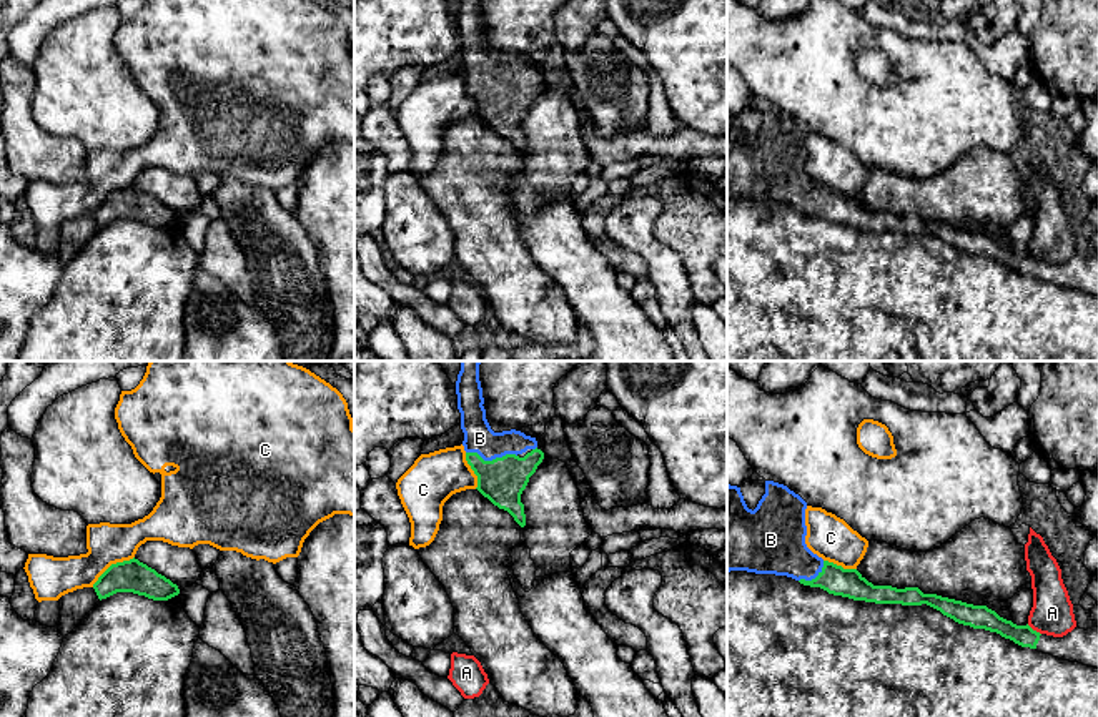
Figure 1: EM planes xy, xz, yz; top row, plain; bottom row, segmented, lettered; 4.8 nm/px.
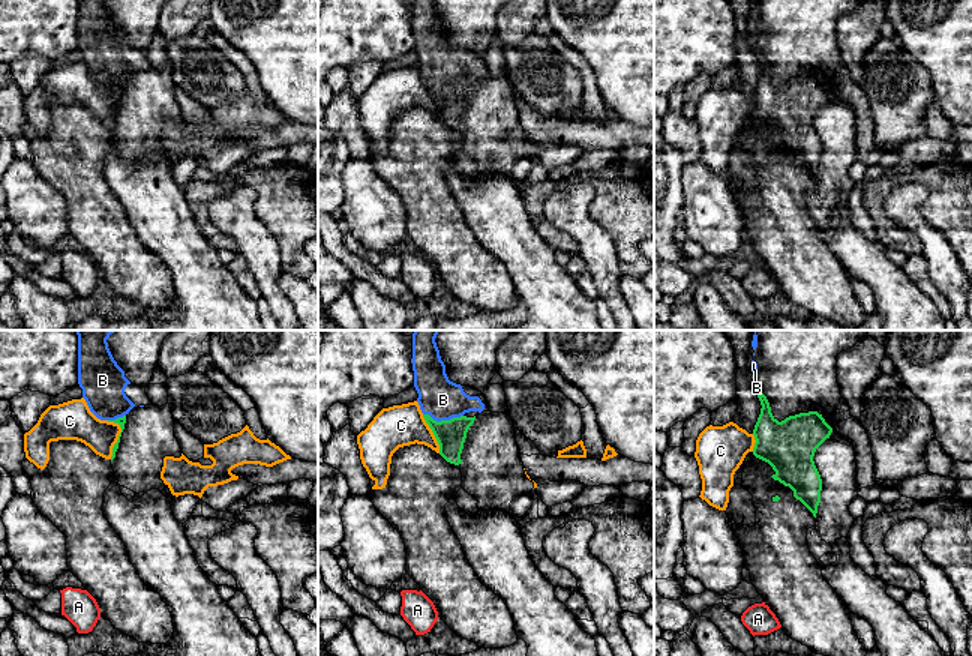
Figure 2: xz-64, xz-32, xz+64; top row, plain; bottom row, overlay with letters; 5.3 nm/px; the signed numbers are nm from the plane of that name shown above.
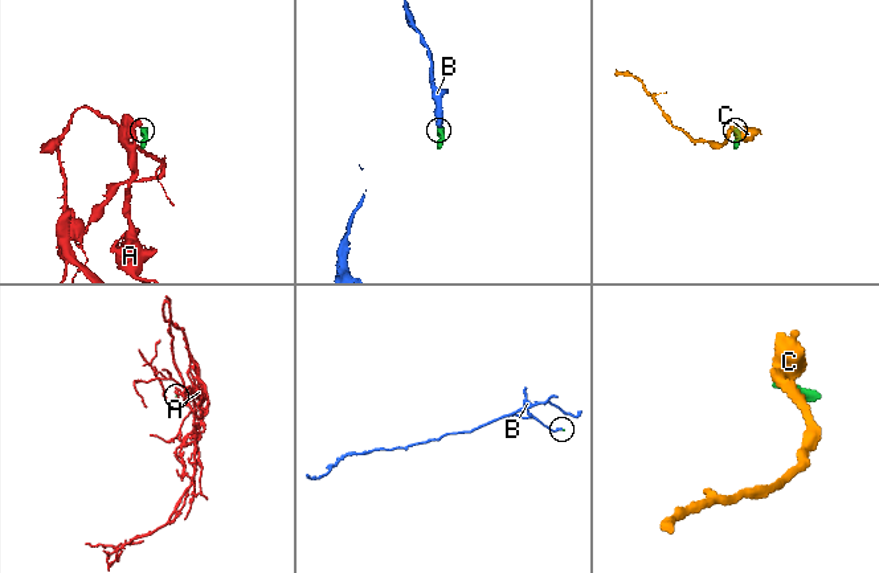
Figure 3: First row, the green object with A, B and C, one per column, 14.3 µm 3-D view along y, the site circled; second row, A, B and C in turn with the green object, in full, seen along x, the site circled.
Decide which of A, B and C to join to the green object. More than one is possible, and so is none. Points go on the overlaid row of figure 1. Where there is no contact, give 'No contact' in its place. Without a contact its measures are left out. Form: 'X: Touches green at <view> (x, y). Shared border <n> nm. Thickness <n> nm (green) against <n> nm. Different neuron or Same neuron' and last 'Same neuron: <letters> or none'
A: Touches green at yz (1032, 629). Shared border 90 nm. Thickness 110 nm (green) against 200 nm. Different neuron
B: Touches green at xz (493, 459). Shared border 240 nm. Thickness 220 nm (green) against 150 nm. Same neuron
C: Touches green at xy (112, 564). Shared border 260 nm. Thickness 160 nm (green) against 200 nm. Different neuron
Same neuron: B

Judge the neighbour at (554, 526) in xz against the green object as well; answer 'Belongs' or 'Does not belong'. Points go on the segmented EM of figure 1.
Does not belong

